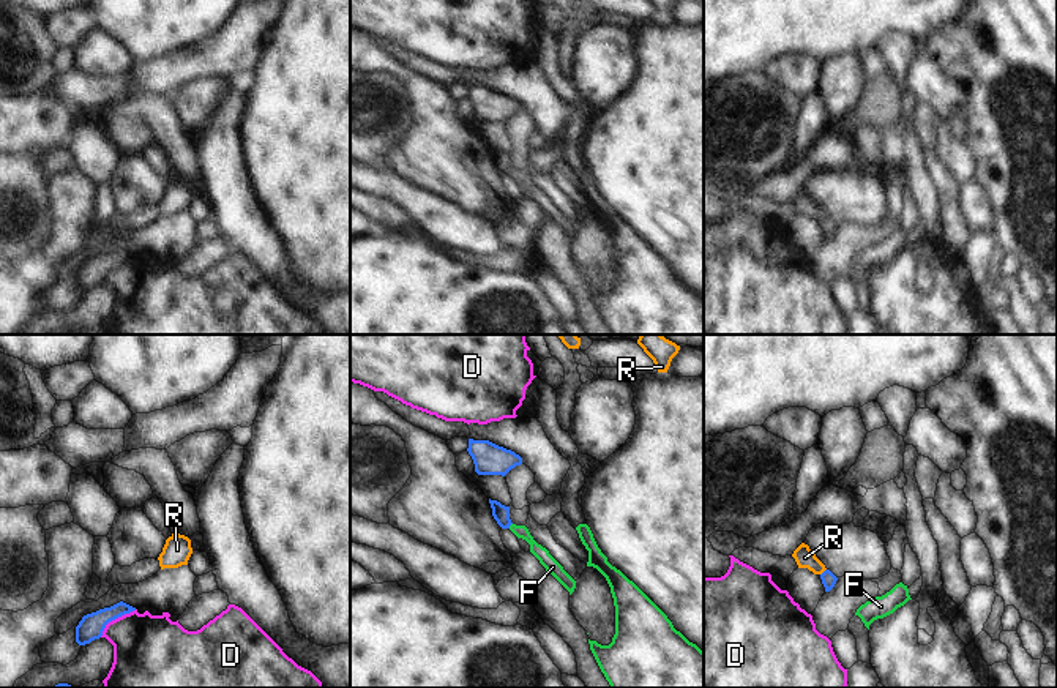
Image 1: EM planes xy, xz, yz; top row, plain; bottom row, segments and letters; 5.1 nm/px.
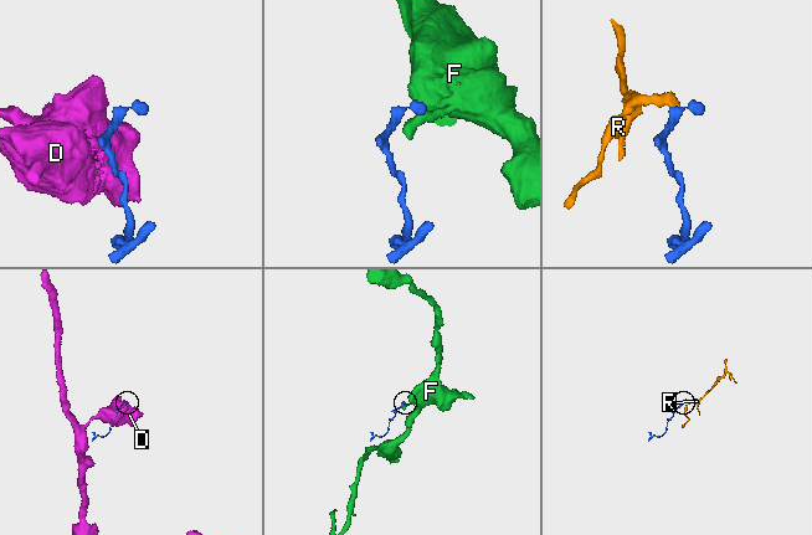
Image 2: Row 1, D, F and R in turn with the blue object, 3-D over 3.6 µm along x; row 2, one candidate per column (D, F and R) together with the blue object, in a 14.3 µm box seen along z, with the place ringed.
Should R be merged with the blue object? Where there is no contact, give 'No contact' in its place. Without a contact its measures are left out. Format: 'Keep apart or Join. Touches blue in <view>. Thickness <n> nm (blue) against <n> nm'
Join. Touches blue in yz. Thickness 80 nm (blue) against 100 nm

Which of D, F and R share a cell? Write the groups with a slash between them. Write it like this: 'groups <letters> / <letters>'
groups D / F / R

